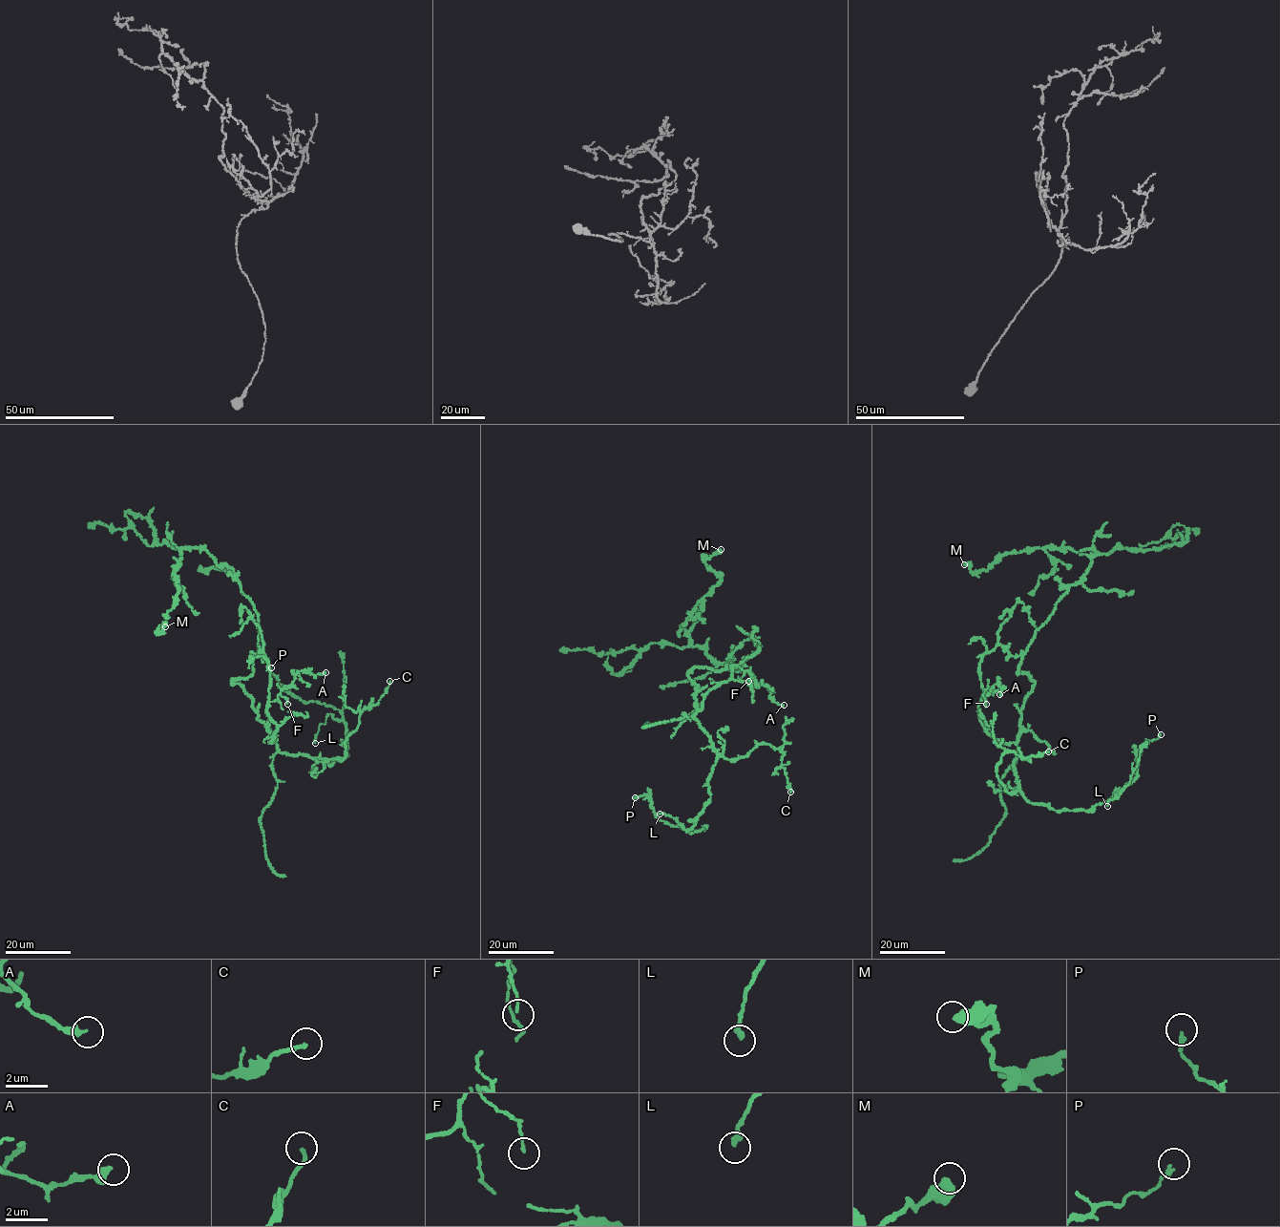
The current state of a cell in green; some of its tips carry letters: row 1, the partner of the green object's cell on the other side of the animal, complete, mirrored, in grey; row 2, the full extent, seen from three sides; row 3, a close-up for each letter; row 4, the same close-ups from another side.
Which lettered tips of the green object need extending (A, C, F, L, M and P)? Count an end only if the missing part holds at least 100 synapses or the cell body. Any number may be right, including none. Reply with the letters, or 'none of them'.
none of them

